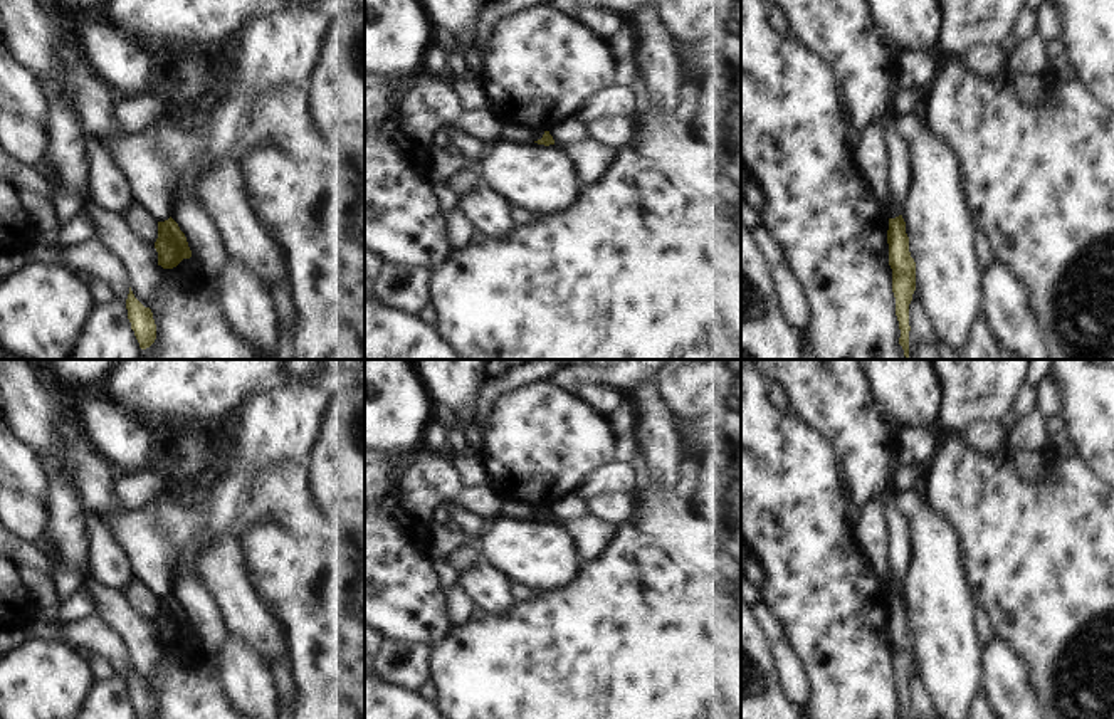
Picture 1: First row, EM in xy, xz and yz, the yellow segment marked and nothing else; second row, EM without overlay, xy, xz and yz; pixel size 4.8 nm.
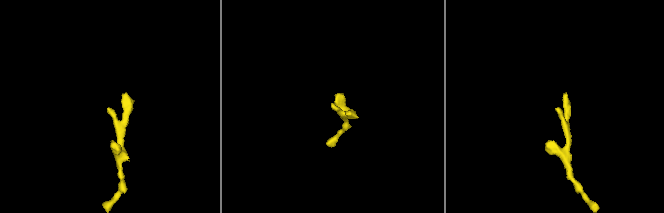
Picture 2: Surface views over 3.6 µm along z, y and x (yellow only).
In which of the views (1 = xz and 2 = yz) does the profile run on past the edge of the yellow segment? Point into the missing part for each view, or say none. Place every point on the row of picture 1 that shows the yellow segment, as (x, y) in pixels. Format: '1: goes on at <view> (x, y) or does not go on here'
1: does not go on here
2: does not go on here

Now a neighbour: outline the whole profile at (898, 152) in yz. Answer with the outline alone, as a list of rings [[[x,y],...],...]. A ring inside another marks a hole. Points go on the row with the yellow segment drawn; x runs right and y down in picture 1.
[[[887,116],[882,124],[885,155],[889,161],[887,215],[889,218],[896,218],[902,215],[902,208],[912,186],[912,158],[909,144],[896,128],[896,116]]]

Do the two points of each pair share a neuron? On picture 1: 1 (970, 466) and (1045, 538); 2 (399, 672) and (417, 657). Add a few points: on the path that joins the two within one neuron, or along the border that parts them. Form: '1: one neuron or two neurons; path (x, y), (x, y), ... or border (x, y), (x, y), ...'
1: one neuron; path (987, 481), (1027, 521)
2: one neuron; path (404, 667), (412, 659)

